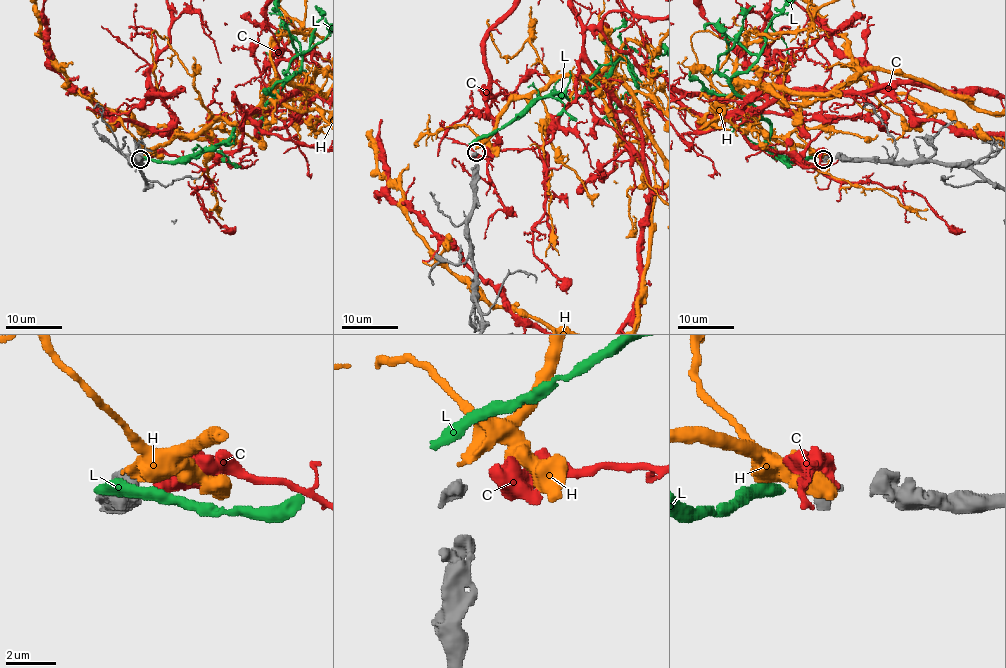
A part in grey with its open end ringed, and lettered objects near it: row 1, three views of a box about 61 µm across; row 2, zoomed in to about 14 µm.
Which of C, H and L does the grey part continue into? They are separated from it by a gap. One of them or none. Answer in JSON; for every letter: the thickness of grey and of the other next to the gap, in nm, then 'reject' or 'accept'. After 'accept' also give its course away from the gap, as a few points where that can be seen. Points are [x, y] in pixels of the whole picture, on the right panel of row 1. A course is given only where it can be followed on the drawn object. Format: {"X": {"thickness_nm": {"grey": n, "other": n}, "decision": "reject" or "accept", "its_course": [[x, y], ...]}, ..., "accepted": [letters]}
{"C": {"thickness_nm": {"grey": 550, "other": 650}, "decision": "reject"}, "H": {"thickness_nm": {"grey": 550, "other": 440}, "decision": "reject"}, "L": {"thickness_nm": {"grey": 550, "other": 550}, "decision": "reject"}, "accepted": []}

